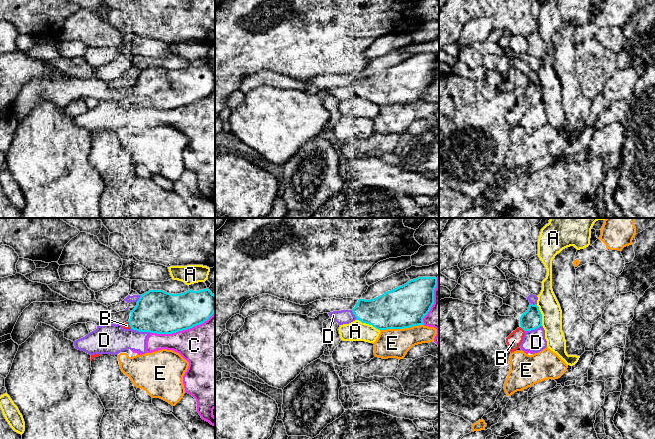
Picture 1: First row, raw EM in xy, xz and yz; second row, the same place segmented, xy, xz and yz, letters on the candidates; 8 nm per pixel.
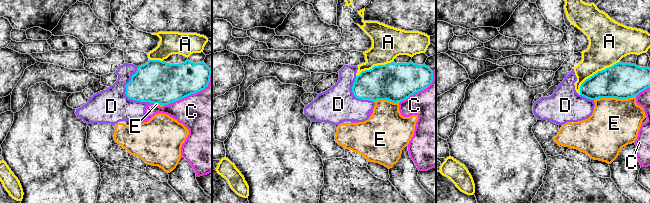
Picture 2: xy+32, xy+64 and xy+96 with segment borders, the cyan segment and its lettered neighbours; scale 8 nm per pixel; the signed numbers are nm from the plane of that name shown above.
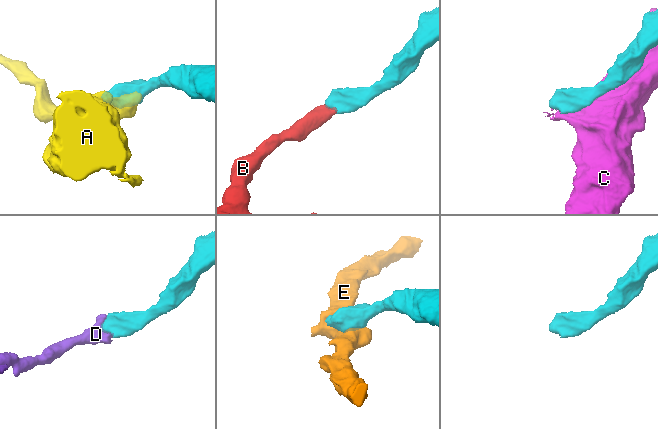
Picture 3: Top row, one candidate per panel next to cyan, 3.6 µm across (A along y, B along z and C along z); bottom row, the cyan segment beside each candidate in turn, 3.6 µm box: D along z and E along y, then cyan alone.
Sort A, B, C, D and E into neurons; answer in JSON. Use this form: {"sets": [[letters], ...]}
{"sets": [["A"], ["B"], ["C", "D"], ["E"]]}

